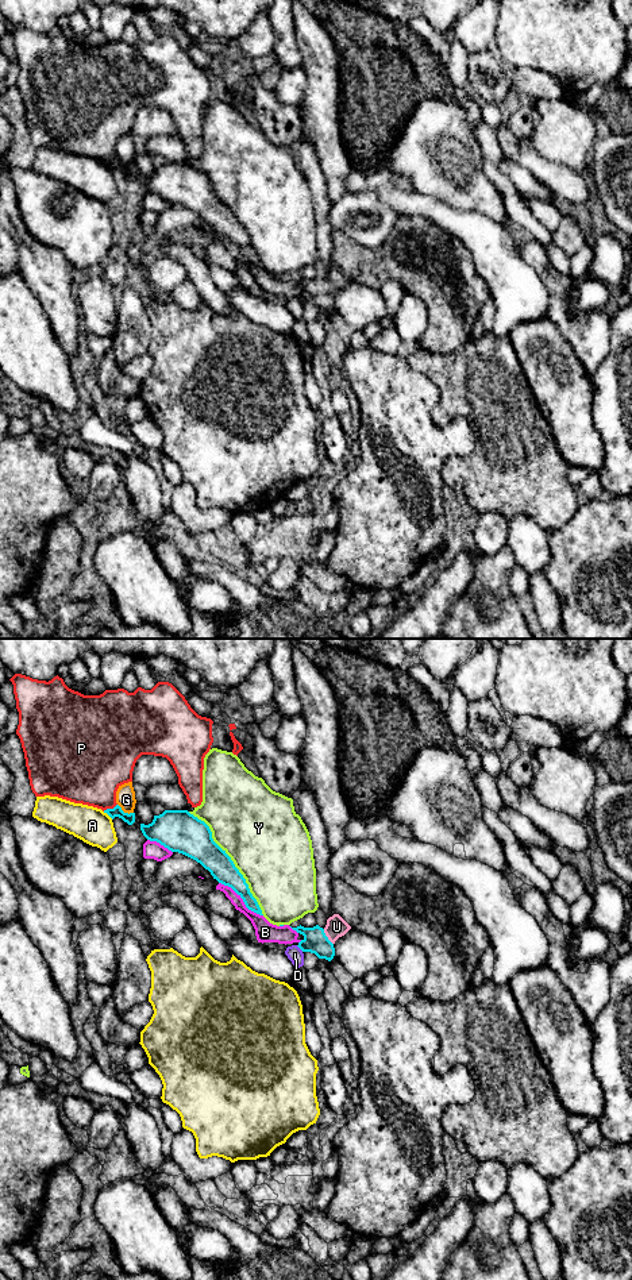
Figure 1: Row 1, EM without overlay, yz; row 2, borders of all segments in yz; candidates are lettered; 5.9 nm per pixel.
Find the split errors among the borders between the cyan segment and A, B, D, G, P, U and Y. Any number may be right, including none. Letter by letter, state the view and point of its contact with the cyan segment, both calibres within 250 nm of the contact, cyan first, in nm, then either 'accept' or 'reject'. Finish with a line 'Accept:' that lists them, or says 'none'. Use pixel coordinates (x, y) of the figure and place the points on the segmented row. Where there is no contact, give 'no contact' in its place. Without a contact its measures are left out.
A: contact yz (108, 814); calibres 60 and 220 nm; reject
B: contact yz (242, 898); calibres 150 and 120 nm; reject
D: contact yz (300, 948); calibres 140 and 90 nm; reject
G: contact yz (123, 812); calibres 60 and 110 nm; reject
P: contact yz (110, 809); calibres 60 and 380 nm; reject
U: contact yz (327, 937); calibres 140 and 120 nm; accept
Y: contact yz (231, 860); calibres 220 and 480 nm; reject
Accept: U

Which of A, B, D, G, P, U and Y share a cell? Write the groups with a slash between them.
A / B / D / G / P / U / Y

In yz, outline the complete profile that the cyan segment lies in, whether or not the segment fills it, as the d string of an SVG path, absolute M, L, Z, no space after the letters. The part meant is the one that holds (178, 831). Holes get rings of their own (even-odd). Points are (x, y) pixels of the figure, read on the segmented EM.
M165 810L151 824L140 824L143 836L172 852L182 853L211 872L219 883L231 887L246 907L259 915L262 910L250 892L246 879L231 857L212 838L209 826L188 810Z

